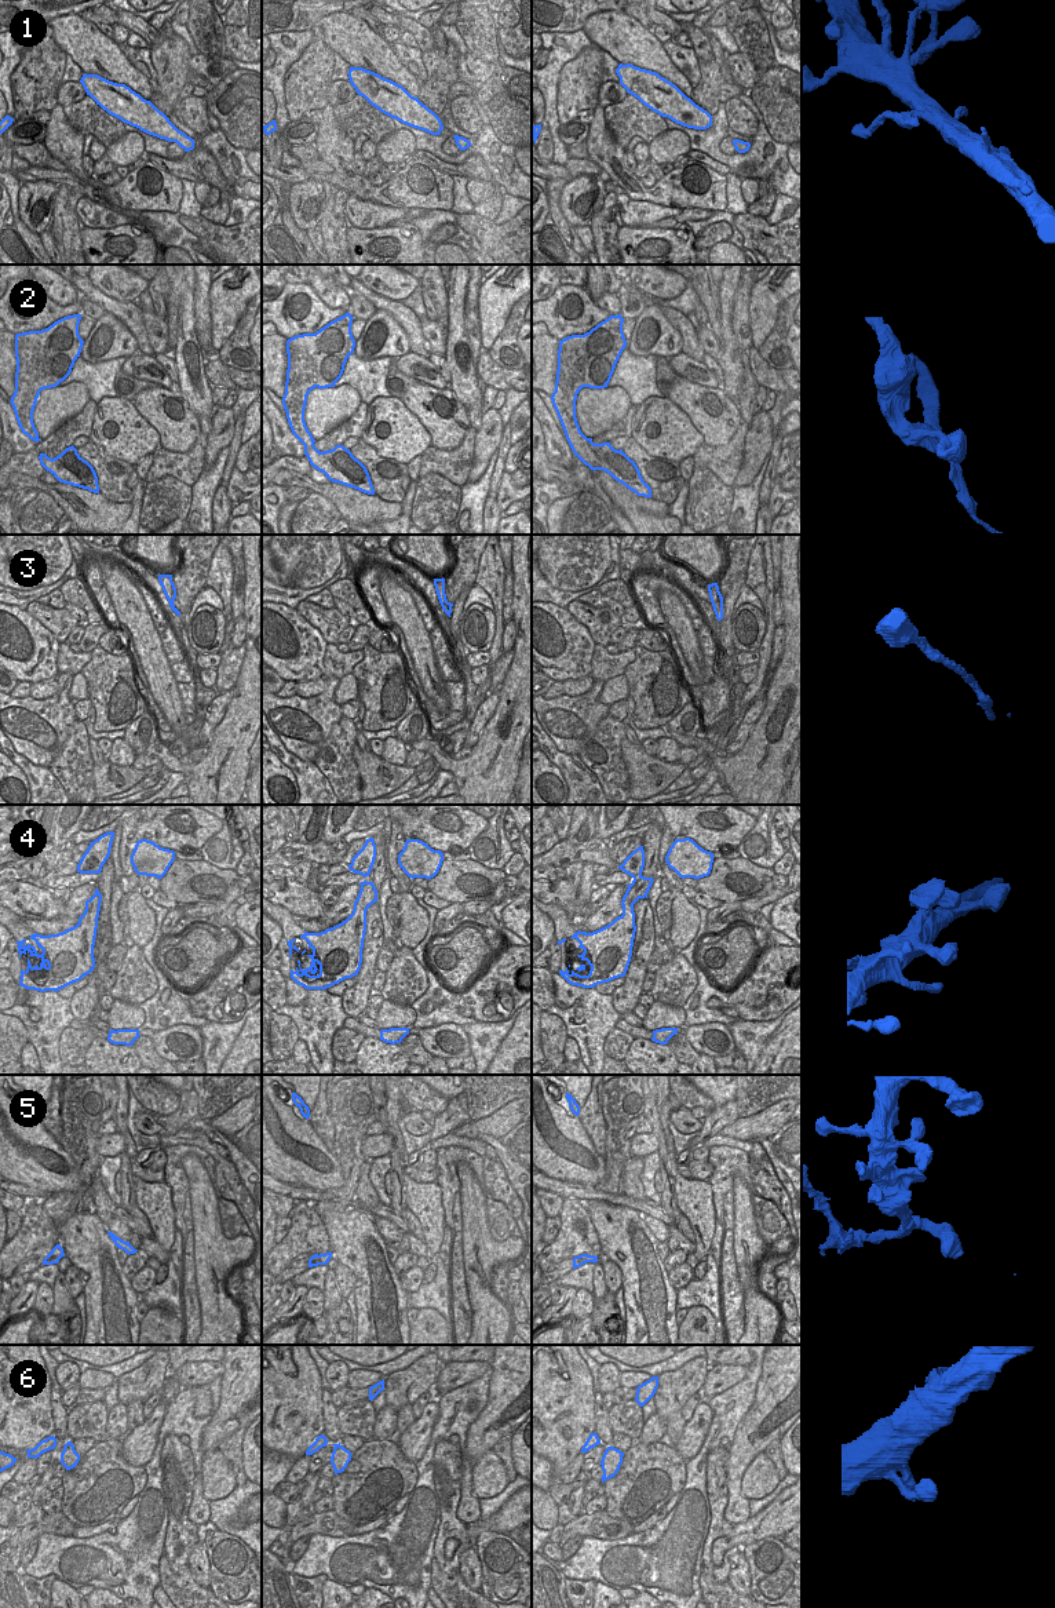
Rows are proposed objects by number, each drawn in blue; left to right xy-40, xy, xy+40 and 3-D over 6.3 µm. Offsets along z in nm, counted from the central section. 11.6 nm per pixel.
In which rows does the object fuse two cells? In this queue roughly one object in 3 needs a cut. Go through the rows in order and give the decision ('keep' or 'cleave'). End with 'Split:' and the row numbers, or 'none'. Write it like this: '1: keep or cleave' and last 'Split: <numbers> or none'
1: keep
2: keep
3: keep
4: keep
5: cleave
6: keep
Split: 5

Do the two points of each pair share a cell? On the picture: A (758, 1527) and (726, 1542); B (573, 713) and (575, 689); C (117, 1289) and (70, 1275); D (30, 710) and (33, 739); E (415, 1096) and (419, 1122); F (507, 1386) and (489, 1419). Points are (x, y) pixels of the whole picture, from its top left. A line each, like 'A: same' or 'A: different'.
A: same
B: different
C: different
D: same
E: different
F: same

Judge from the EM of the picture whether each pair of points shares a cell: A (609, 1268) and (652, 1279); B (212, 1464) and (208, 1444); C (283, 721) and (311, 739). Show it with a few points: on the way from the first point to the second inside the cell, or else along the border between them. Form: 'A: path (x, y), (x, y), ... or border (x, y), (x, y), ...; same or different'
A: border (603, 1257), (609, 1258), (619, 1268), (621, 1286); different
B: border (216, 1448), (207, 1450), (203, 1454); different
C: path (289, 721), (294, 721), (305, 732); same

